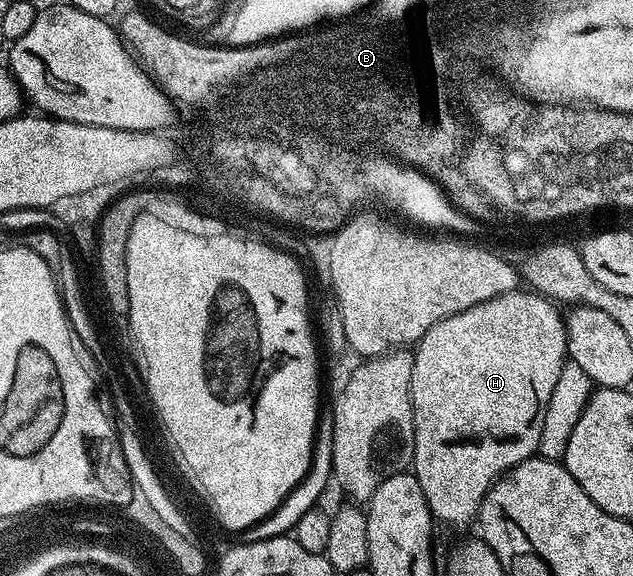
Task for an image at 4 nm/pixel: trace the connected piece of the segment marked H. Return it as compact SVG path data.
M526 288L513 290L510 294L501 294L487 302L476 304L459 314L448 316L428 332L413 347L414 363L412 364L412 404L414 405L414 460L412 473L424 492L424 500L428 504L431 515L438 518L446 526L466 526L473 523L478 517L478 509L482 507L484 496L495 482L511 470L516 464L520 464L525 458L533 458L538 454L538 445L542 439L544 428L544 416L548 408L548 400L552 400L552 388L556 388L556 380L560 380L560 372L564 369L568 355L566 352L566 323L563 311L551 299Z

